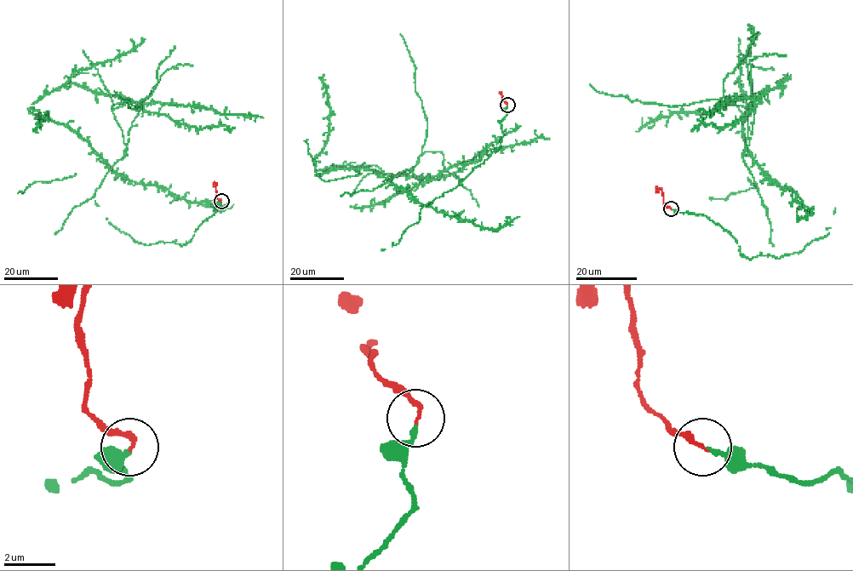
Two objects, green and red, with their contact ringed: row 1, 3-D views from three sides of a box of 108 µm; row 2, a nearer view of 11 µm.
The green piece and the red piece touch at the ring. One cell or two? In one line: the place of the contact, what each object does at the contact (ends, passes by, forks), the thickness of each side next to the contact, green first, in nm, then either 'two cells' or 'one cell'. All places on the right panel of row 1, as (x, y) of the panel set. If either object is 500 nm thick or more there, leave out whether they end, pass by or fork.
(671, 208) | green ends | red ends | 180/180 nm | one cell

